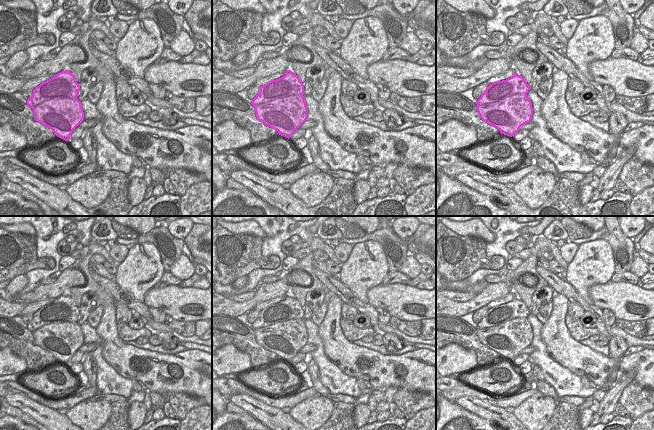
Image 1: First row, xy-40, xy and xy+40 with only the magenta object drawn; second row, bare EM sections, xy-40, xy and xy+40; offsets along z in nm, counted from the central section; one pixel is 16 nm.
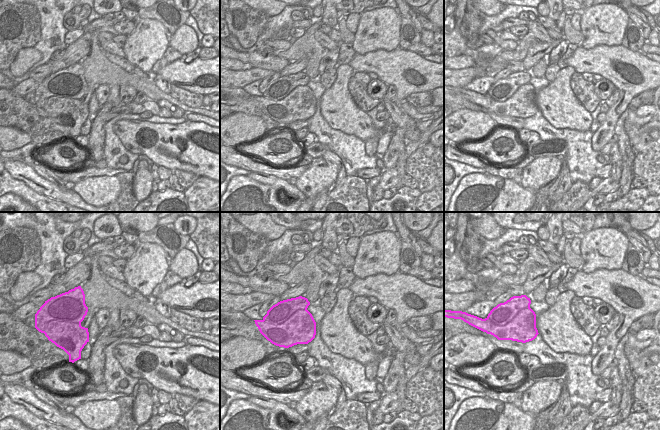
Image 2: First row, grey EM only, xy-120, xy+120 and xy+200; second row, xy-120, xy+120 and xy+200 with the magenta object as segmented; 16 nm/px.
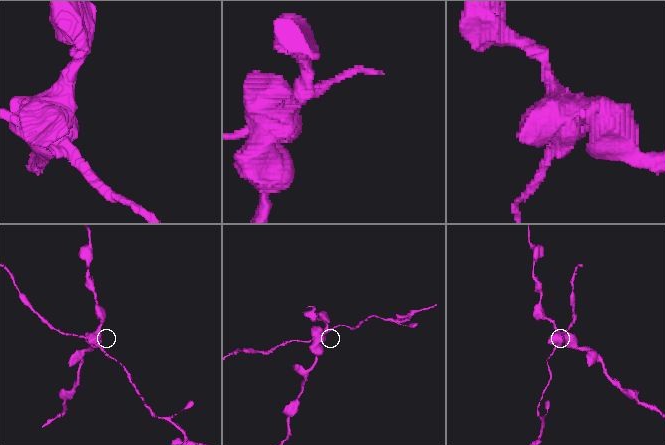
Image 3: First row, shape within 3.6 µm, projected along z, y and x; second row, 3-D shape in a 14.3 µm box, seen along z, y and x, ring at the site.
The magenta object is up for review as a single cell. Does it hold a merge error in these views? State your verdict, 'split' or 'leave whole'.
split

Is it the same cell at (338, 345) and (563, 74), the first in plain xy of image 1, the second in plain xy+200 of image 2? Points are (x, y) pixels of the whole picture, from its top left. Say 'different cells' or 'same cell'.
same cell

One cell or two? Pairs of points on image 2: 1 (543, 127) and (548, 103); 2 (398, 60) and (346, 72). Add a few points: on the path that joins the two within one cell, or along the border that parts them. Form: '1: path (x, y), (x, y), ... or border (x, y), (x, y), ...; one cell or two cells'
1: border (539, 109), (553, 126), (567, 128); two cells
2: border (348, 64), (354, 71); two cells

